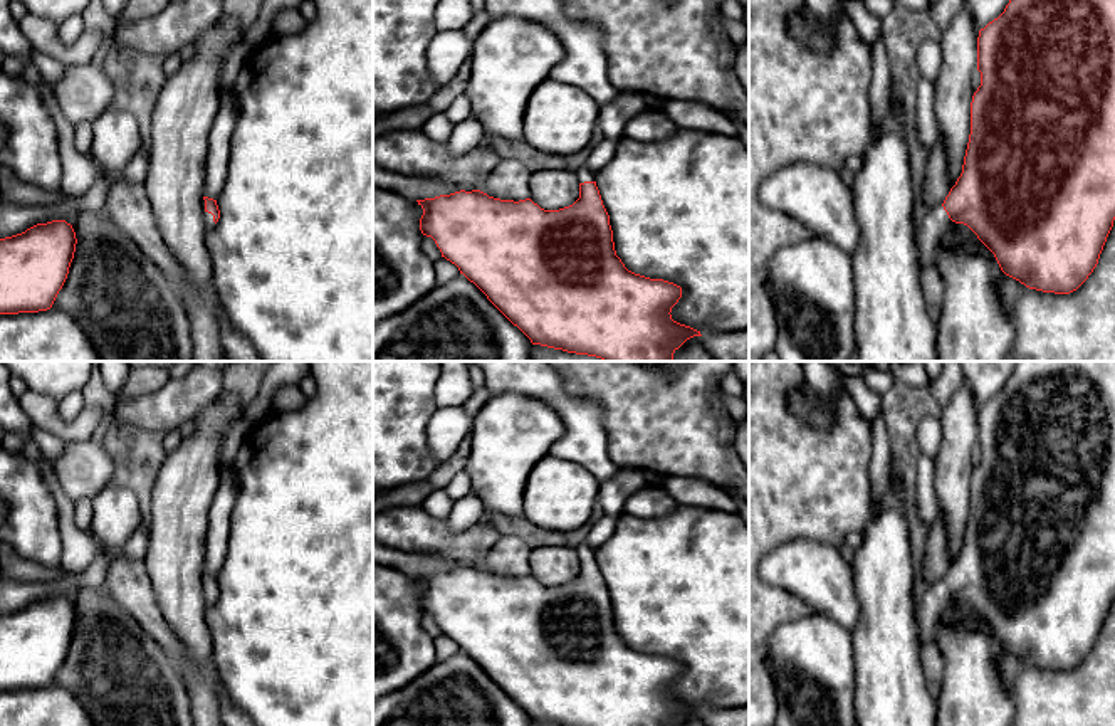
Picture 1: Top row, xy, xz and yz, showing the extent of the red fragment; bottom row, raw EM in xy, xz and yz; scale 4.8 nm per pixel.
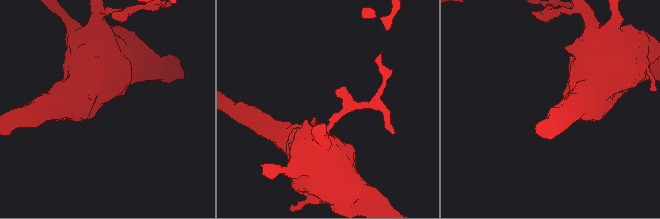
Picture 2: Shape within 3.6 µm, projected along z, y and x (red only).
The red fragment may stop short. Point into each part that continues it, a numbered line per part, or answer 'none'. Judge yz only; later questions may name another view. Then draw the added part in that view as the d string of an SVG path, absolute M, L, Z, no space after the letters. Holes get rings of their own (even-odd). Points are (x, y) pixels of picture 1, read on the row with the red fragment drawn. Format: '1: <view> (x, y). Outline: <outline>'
1: yz (936, 224). Outline: M942 203L934 207L919 225L915 225L915 244L920 267L935 264L935 252L942 237L954 225Z

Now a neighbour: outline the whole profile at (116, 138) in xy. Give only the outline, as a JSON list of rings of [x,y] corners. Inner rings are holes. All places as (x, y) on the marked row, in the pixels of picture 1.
[[[123,106],[106,109],[94,121],[91,156],[101,171],[123,171],[141,148],[139,123]]]

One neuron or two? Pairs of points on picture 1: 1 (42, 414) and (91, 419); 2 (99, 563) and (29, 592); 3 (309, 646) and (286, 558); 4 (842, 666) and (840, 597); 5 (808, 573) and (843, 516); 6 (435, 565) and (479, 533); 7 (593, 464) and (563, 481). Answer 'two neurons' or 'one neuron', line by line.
1: one neuron
2: one neuron
3: one neuron
4: two neurons
5: two neurons
6: two neurons
7: two neurons

